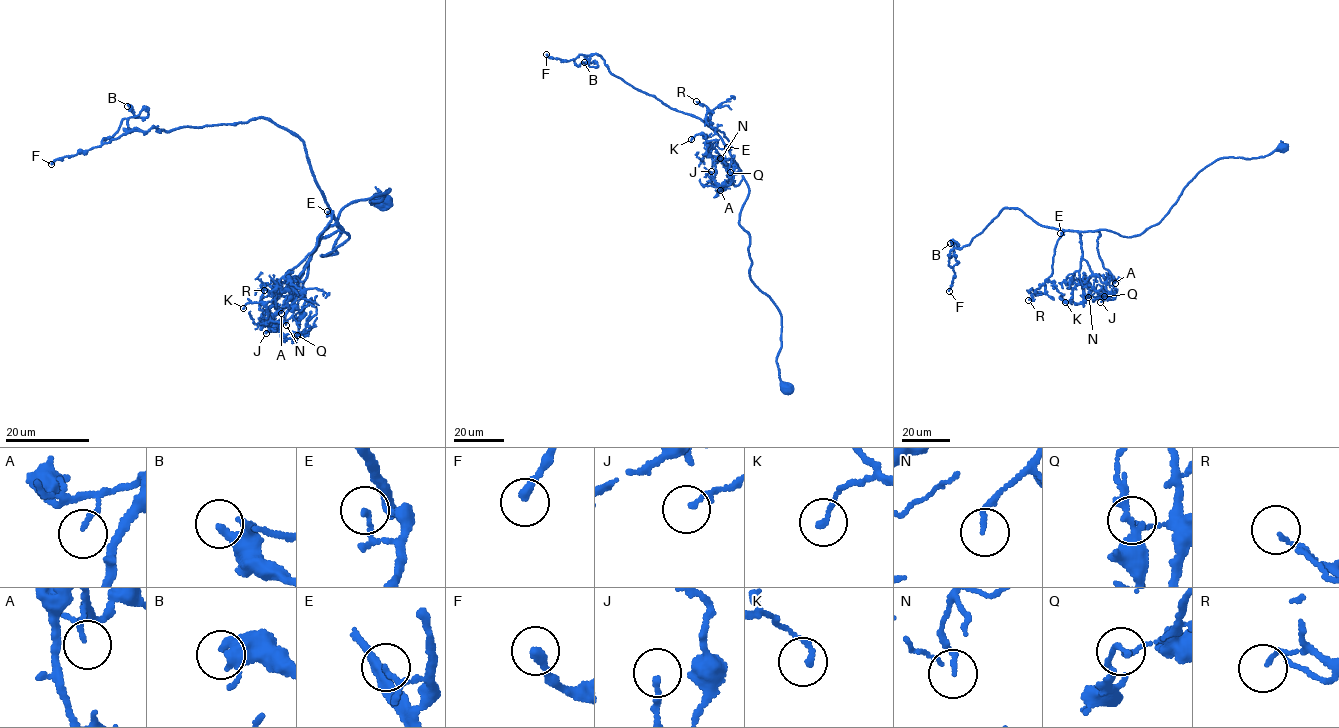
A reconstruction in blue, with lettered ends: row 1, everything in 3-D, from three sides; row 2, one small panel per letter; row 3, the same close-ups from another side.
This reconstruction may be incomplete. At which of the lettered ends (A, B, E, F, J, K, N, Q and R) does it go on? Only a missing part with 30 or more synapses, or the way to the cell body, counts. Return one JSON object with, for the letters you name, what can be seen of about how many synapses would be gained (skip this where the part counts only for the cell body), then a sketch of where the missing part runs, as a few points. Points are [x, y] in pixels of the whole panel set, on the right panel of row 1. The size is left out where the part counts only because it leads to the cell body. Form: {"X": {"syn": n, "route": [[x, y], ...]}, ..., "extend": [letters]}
{"extend": []}

